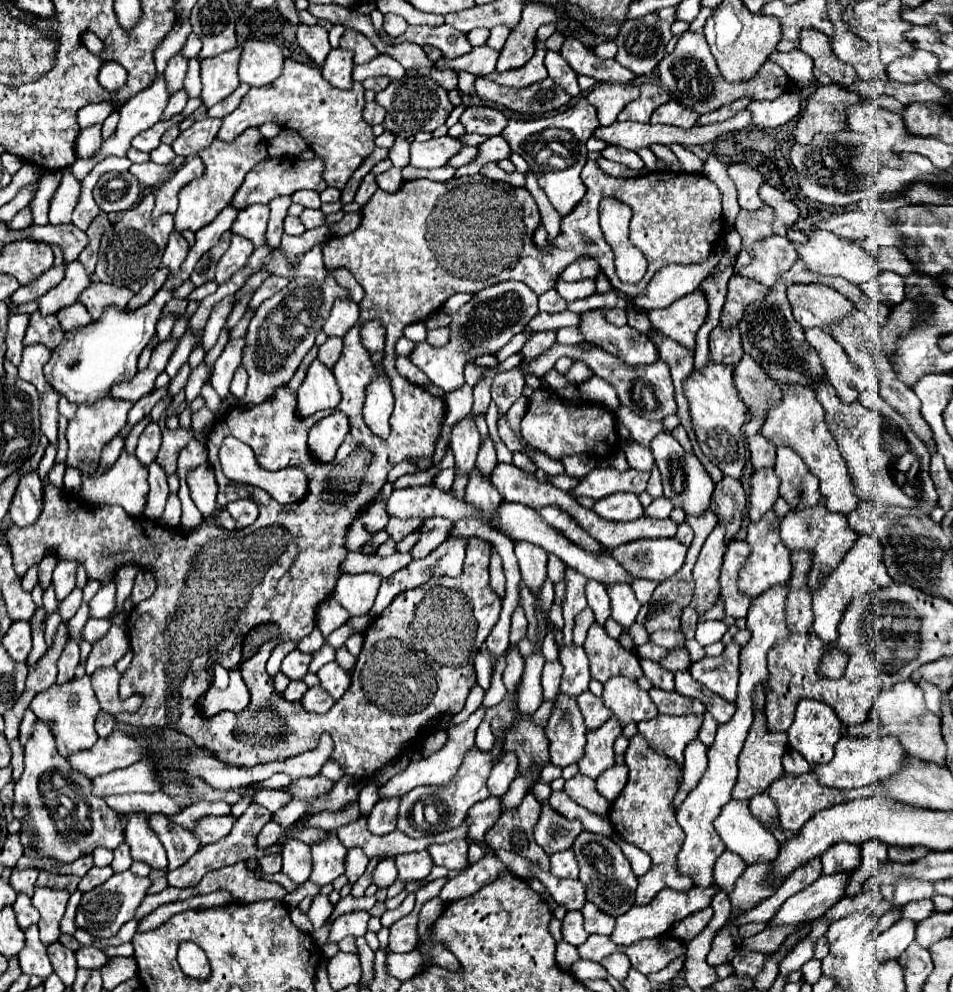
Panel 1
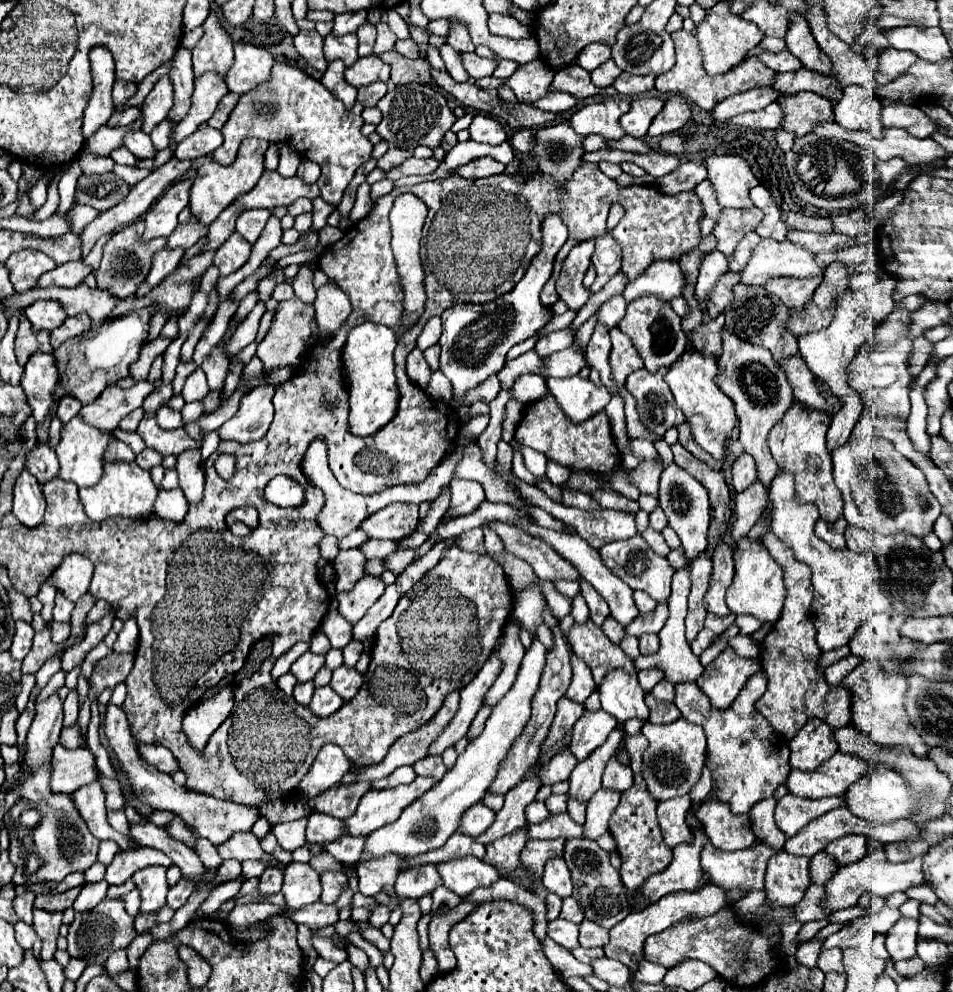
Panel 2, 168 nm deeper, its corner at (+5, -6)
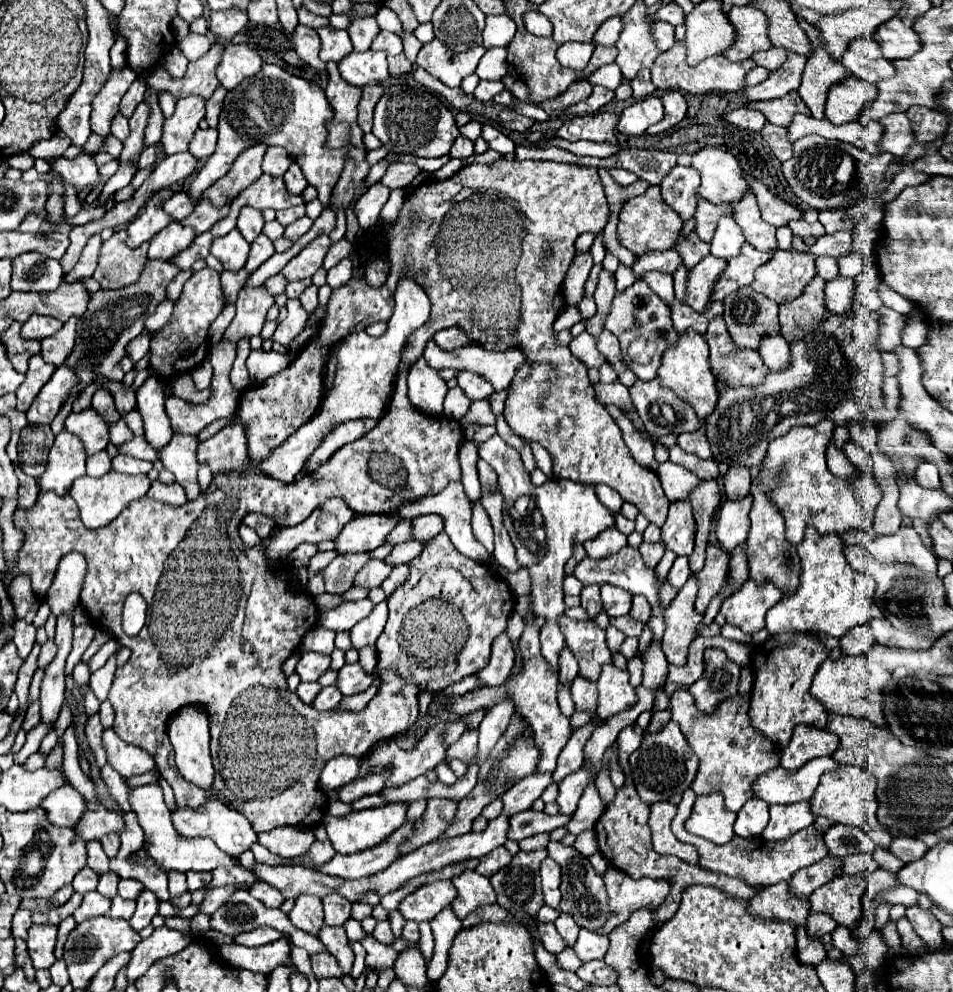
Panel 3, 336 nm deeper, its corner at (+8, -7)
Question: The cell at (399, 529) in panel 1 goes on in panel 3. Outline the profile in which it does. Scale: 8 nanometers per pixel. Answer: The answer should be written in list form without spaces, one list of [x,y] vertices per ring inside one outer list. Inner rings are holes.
[[[345,553],[337,555],[325,569],[325,591],[331,595],[341,595],[347,589],[353,587],[355,575],[361,571],[361,567],[371,559],[369,553]]]

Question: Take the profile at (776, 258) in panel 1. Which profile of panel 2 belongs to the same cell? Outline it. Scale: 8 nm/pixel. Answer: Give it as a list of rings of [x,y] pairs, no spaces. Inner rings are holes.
[[[748,232],[748,236],[744,236],[744,238],[740,240],[740,244],[736,246],[736,252],[730,256],[728,268],[730,268],[732,272],[740,272],[740,270],[746,266],[746,262],[750,260],[750,256],[752,256],[752,248],[758,246],[760,242],[762,242],[762,238],[760,238],[756,232]]]

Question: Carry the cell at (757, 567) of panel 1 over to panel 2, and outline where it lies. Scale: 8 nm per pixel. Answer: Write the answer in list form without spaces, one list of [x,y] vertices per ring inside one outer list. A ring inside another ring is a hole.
[[[744,538],[738,544],[738,550],[734,552],[734,562],[736,562],[736,576],[726,592],[726,604],[730,612],[732,614],[752,614],[764,624],[774,624],[780,618],[782,602],[786,596],[782,568],[772,560],[768,550],[758,540],[750,542],[748,538]]]

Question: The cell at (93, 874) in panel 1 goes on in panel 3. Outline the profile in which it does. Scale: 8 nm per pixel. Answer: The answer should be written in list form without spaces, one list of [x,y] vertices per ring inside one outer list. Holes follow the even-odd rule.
[[[89,891],[89,893],[85,893],[83,903],[77,907],[73,917],[75,917],[77,923],[81,923],[81,921],[85,921],[89,917],[97,917],[101,913],[107,913],[109,905],[111,905],[111,899],[103,897],[99,891]]]

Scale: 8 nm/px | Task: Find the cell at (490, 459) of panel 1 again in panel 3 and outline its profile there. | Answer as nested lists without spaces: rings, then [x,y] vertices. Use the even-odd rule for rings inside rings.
[[[423,515],[423,517],[413,519],[413,527],[415,527],[413,539],[429,541],[443,531],[443,517],[441,515]]]

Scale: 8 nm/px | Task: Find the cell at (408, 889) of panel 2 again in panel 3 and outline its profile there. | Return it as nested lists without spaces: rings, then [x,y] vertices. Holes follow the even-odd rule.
[[[433,881],[427,885],[421,885],[411,895],[407,895],[399,903],[399,911],[405,919],[411,921],[429,921],[433,919],[445,905],[453,901],[453,895],[457,891],[453,889],[451,881]]]

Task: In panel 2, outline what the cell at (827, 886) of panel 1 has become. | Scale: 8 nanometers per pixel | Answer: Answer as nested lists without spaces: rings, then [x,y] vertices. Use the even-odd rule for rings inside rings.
[[[870,854],[864,856],[862,860],[858,860],[856,864],[848,864],[844,868],[840,868],[832,880],[826,882],[824,890],[826,890],[826,900],[822,902],[822,906],[830,912],[834,910],[842,910],[848,906],[856,906],[858,898],[862,892],[874,892],[878,896],[890,896],[894,892],[904,892],[912,886],[920,886],[924,884],[924,874],[922,874],[922,856],[916,856],[910,862],[902,862],[902,864],[892,864],[892,862],[878,862],[874,860]]]

